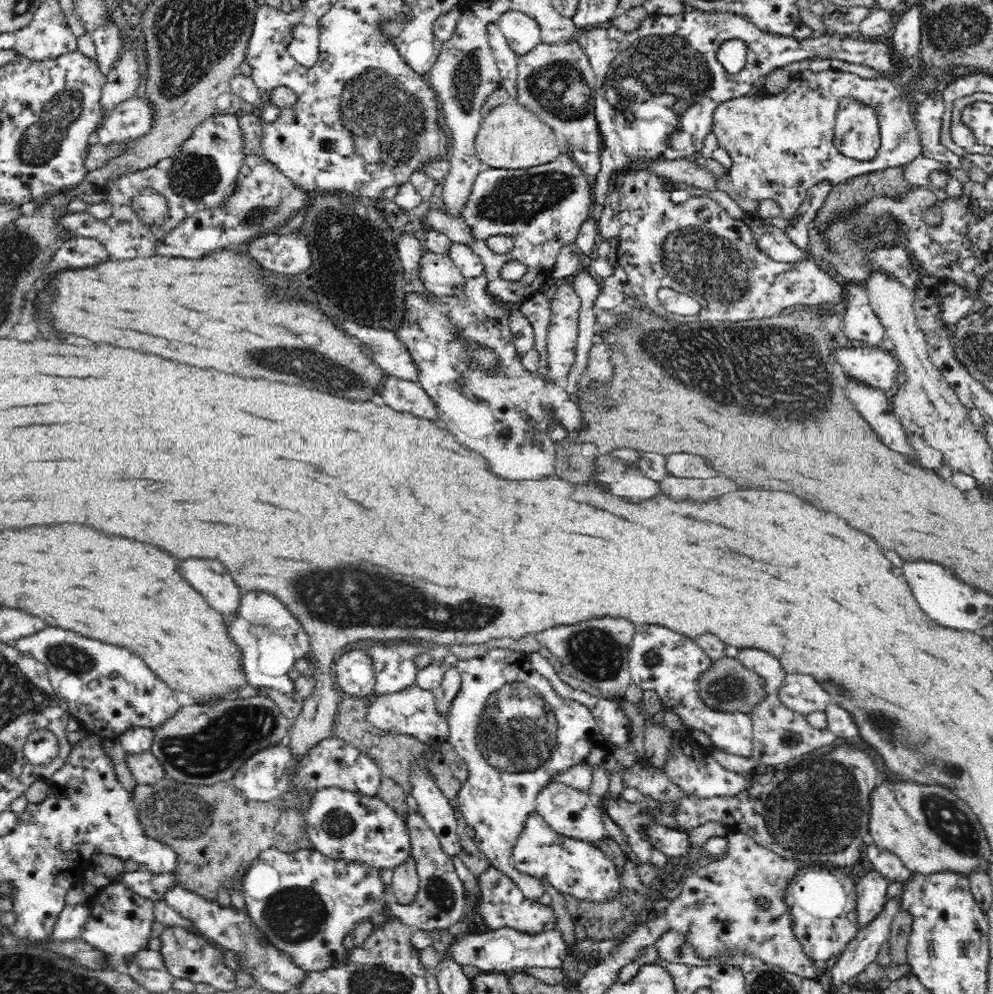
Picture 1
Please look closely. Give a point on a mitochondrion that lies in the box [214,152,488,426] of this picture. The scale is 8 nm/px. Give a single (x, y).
(303, 364)

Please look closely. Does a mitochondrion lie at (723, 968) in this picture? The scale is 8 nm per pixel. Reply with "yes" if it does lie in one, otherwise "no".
no

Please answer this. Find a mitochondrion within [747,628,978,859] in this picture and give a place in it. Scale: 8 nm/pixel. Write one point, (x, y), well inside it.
(817, 809)

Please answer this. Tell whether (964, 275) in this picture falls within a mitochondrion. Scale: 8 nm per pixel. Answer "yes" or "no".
no

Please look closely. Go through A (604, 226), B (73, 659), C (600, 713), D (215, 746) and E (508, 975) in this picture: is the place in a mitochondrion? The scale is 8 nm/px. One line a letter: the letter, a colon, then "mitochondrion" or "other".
A: other
B: mitochondrion
C: other
D: mitochondrion
E: other

